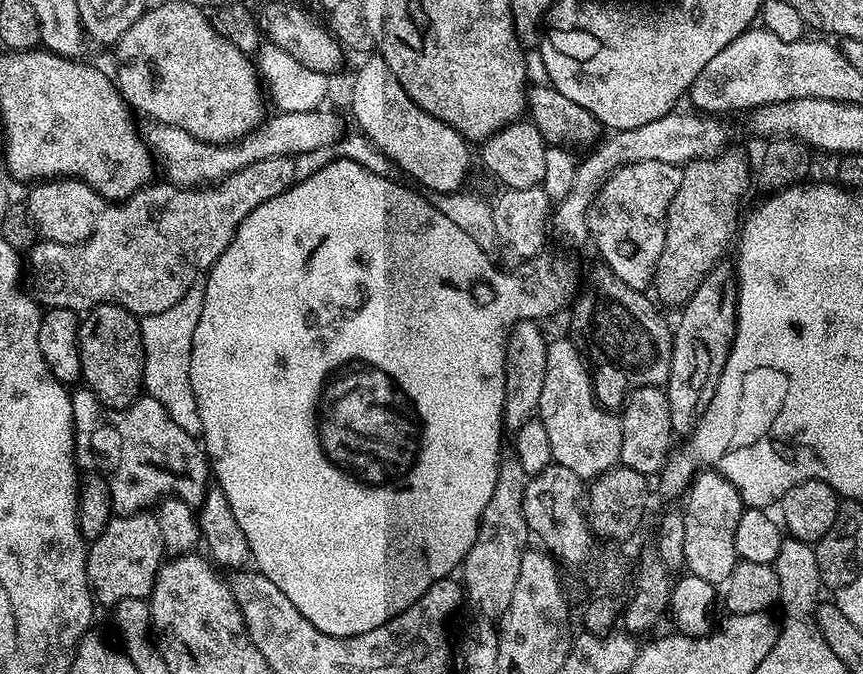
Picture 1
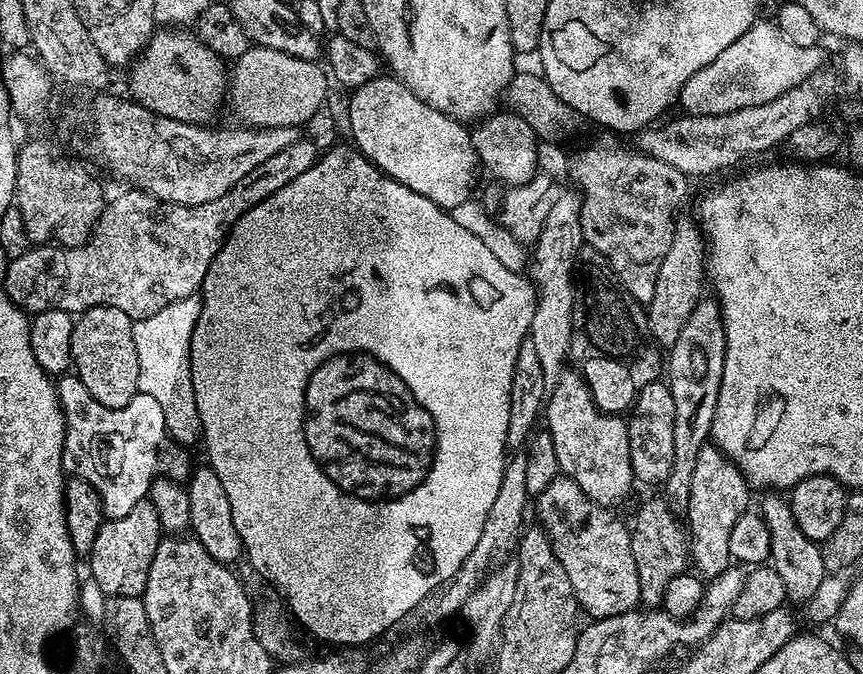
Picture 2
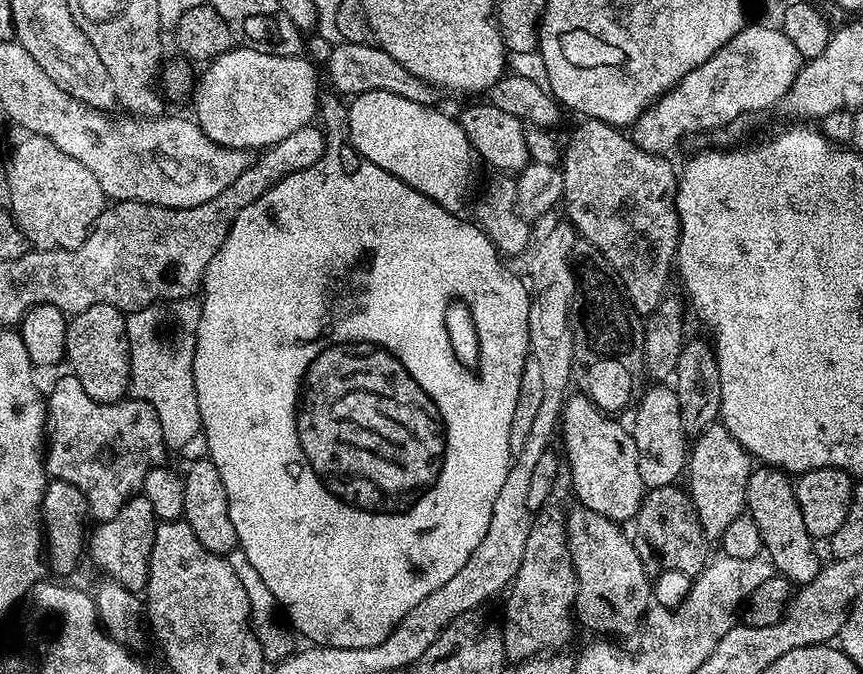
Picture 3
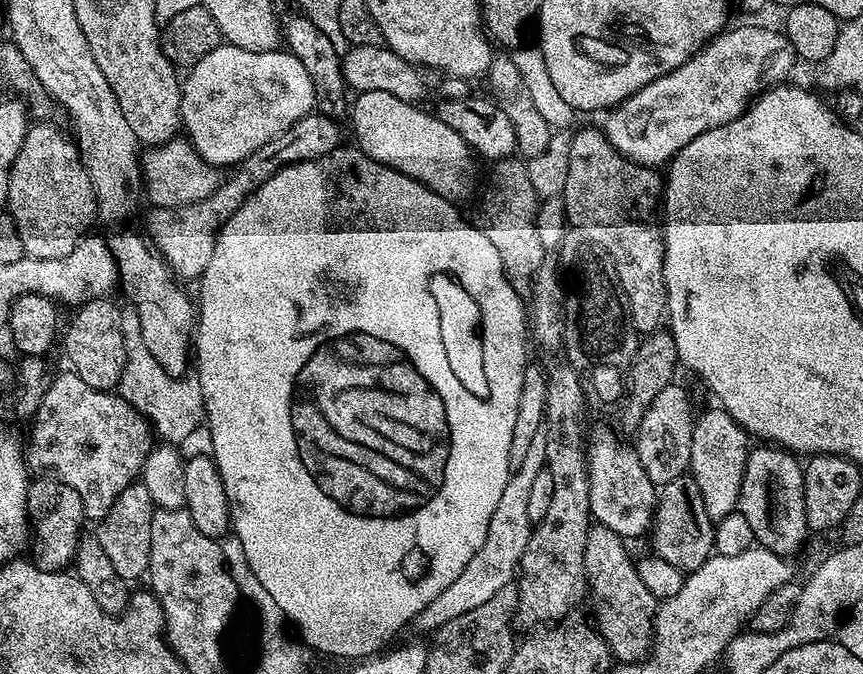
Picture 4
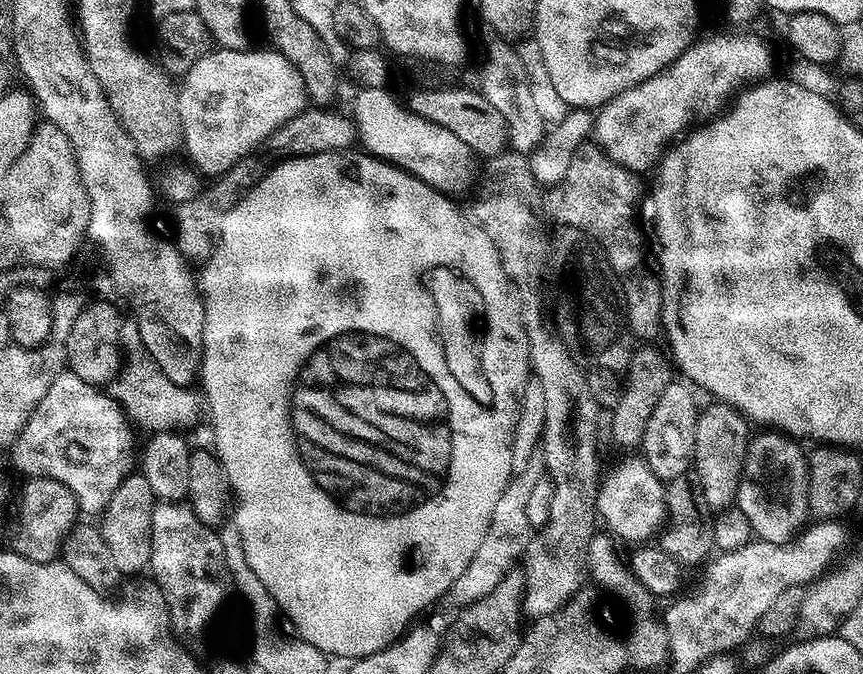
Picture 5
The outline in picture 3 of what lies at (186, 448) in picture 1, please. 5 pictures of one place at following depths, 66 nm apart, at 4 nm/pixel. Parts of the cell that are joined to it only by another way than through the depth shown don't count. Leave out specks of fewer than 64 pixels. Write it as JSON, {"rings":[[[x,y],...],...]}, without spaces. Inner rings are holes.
{"rings":[[[65,374],[60,381],[49,391],[46,396],[46,407],[48,409],[48,422],[46,425],[46,467],[48,475],[53,480],[65,480],[74,486],[78,486],[78,490],[82,490],[82,494],[88,503],[88,515],[93,521],[103,522],[114,518],[114,514],[118,514],[118,510],[122,510],[122,506],[127,500],[132,499],[144,487],[144,479],[146,474],[154,467],[161,463],[160,460],[166,453],[164,445],[164,435],[162,434],[162,426],[158,422],[158,414],[154,409],[146,403],[146,401],[133,398],[125,398],[119,404],[103,404],[102,402],[94,402],[94,398],[90,398],[90,394],[86,394],[86,390],[82,390],[82,382],[78,382],[78,378],[71,374]]]}

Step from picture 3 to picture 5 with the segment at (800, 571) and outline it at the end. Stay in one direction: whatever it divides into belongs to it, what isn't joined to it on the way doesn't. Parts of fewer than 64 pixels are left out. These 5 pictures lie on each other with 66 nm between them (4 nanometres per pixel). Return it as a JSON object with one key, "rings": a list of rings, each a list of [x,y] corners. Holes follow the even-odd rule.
{"rings":[[[760,430],[751,437],[736,491],[735,507],[746,514],[753,533],[775,544],[795,541],[809,519],[808,458],[793,437],[780,430]]]}

